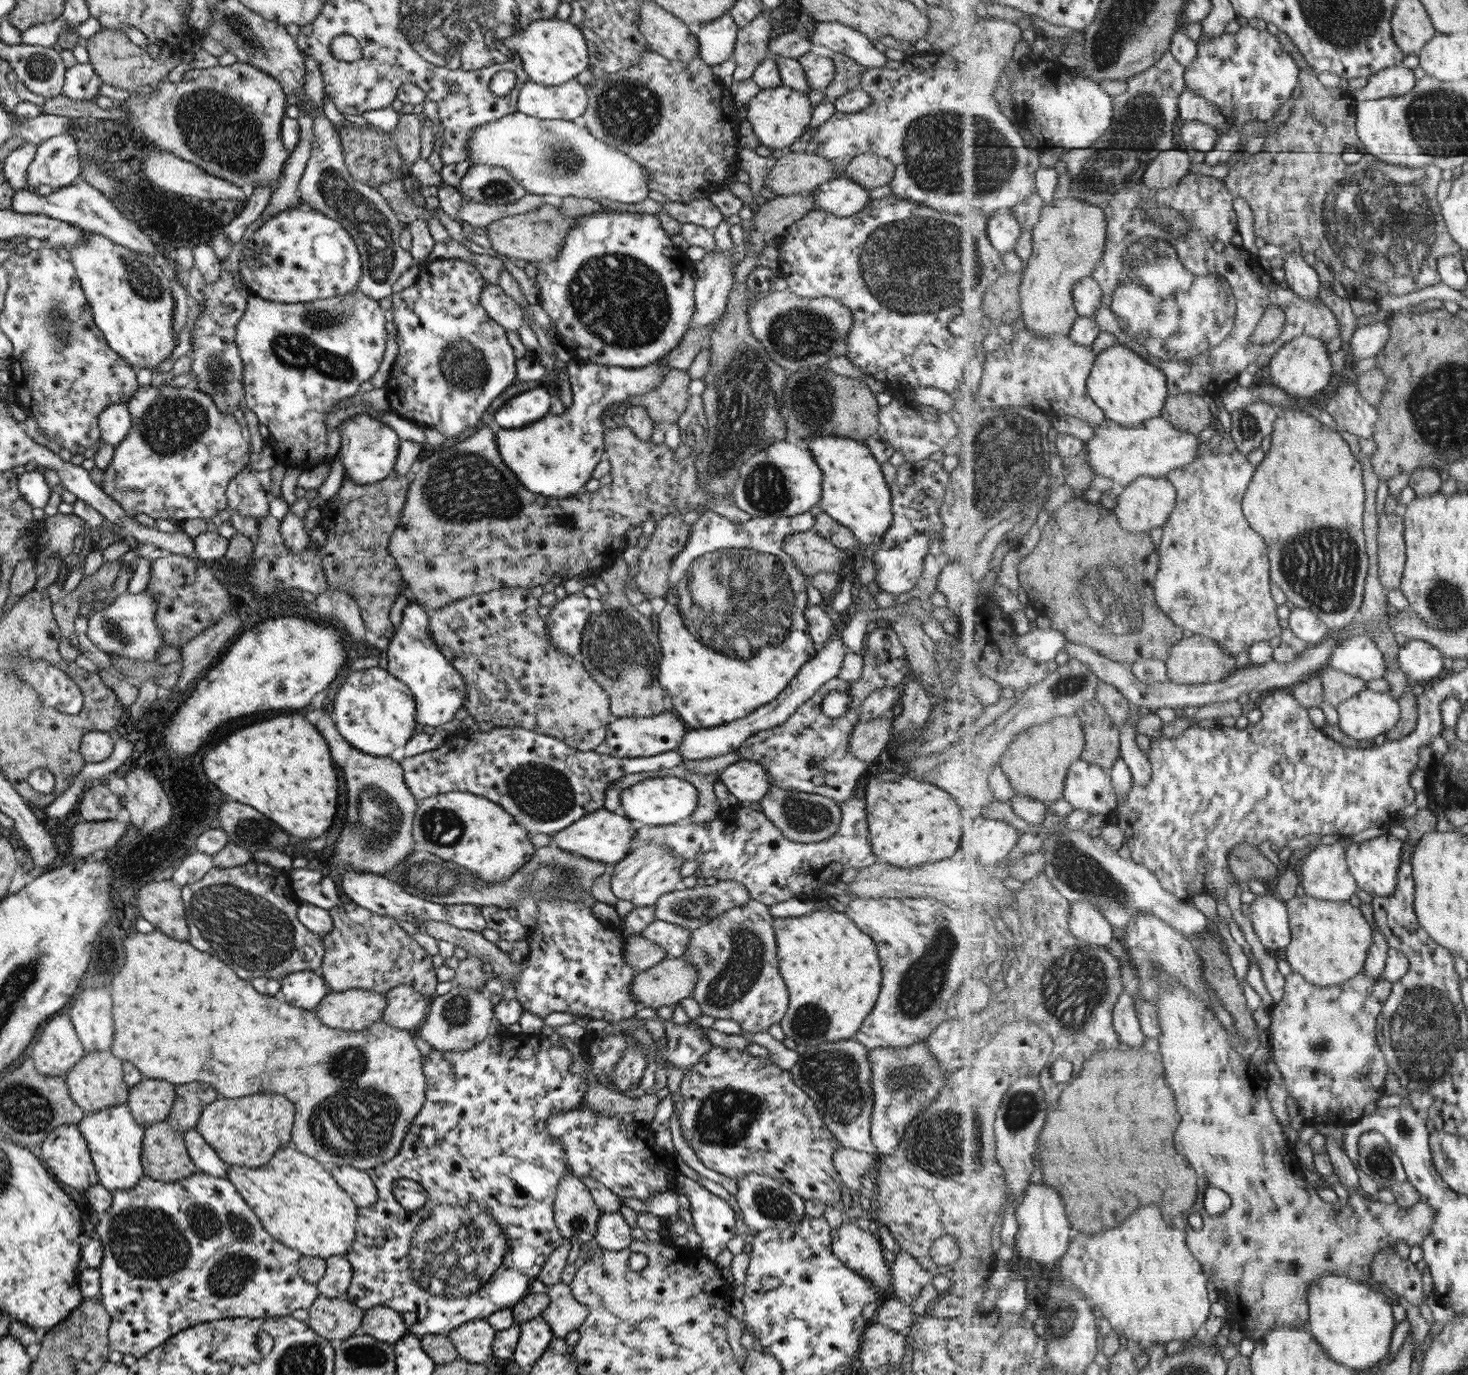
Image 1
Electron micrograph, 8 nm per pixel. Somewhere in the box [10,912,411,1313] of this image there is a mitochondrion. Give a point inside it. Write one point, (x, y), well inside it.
(142, 1240)

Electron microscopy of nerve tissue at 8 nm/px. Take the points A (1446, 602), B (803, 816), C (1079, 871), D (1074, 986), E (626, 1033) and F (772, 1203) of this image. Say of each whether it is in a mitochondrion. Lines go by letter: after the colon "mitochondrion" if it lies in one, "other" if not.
A: mitochondrion
B: mitochondrion
C: mitochondrion
D: mitochondrion
E: other
F: mitochondrion

